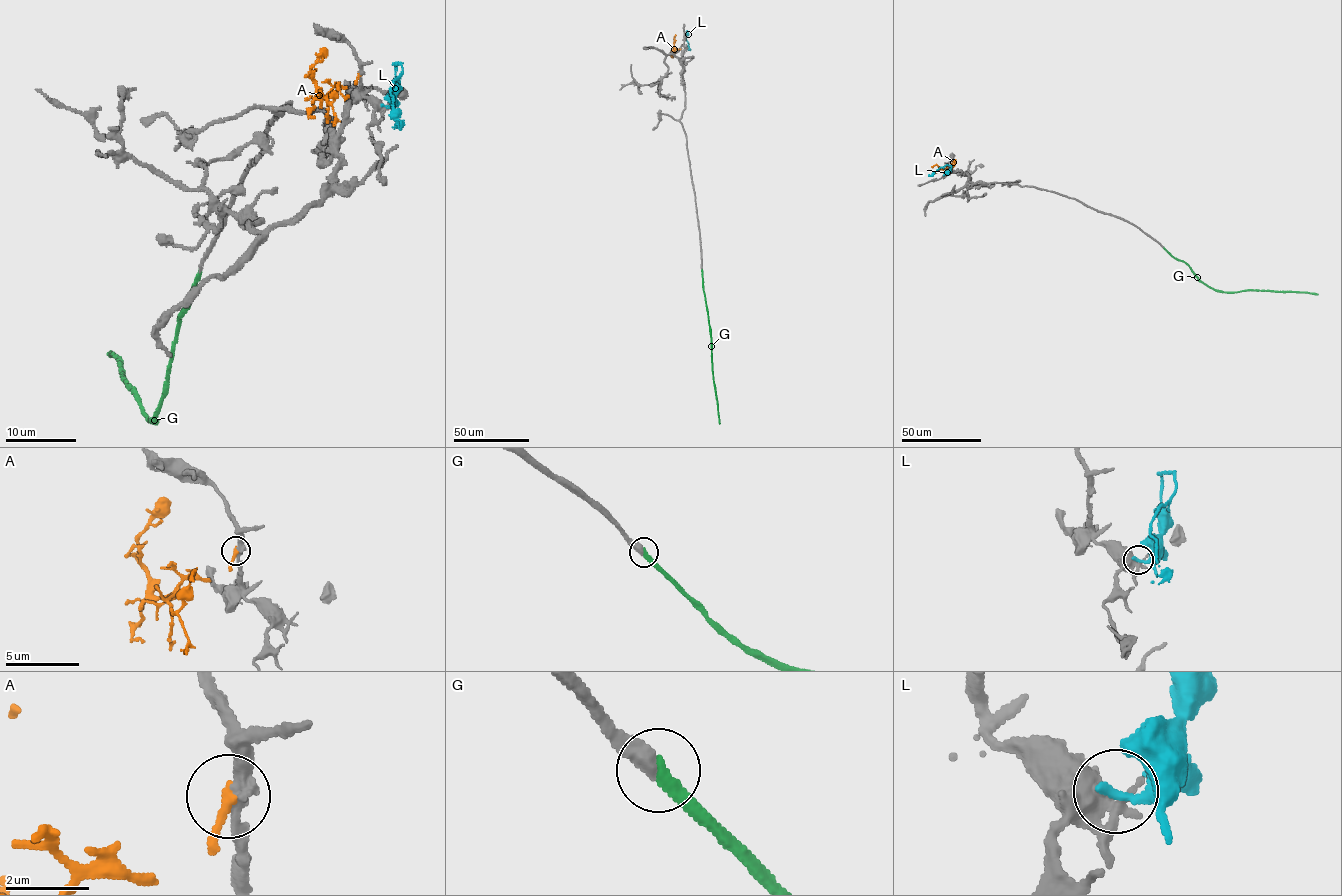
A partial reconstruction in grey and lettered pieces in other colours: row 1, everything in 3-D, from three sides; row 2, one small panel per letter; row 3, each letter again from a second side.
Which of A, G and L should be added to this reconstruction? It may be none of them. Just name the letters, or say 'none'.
G

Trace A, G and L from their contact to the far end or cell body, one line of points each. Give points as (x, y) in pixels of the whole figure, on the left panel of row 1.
A: (358, 73), (355, 84), (334, 87), (327, 97), (329, 103), (338, 84), (344, 98), (347, 96)
G: (199, 270), (179, 314), (153, 419), (121, 377), (119, 360), (108, 353)
L: (384, 106), (390, 104), (394, 94), (395, 64), (402, 65), (390, 91), (400, 129), (396, 122)

